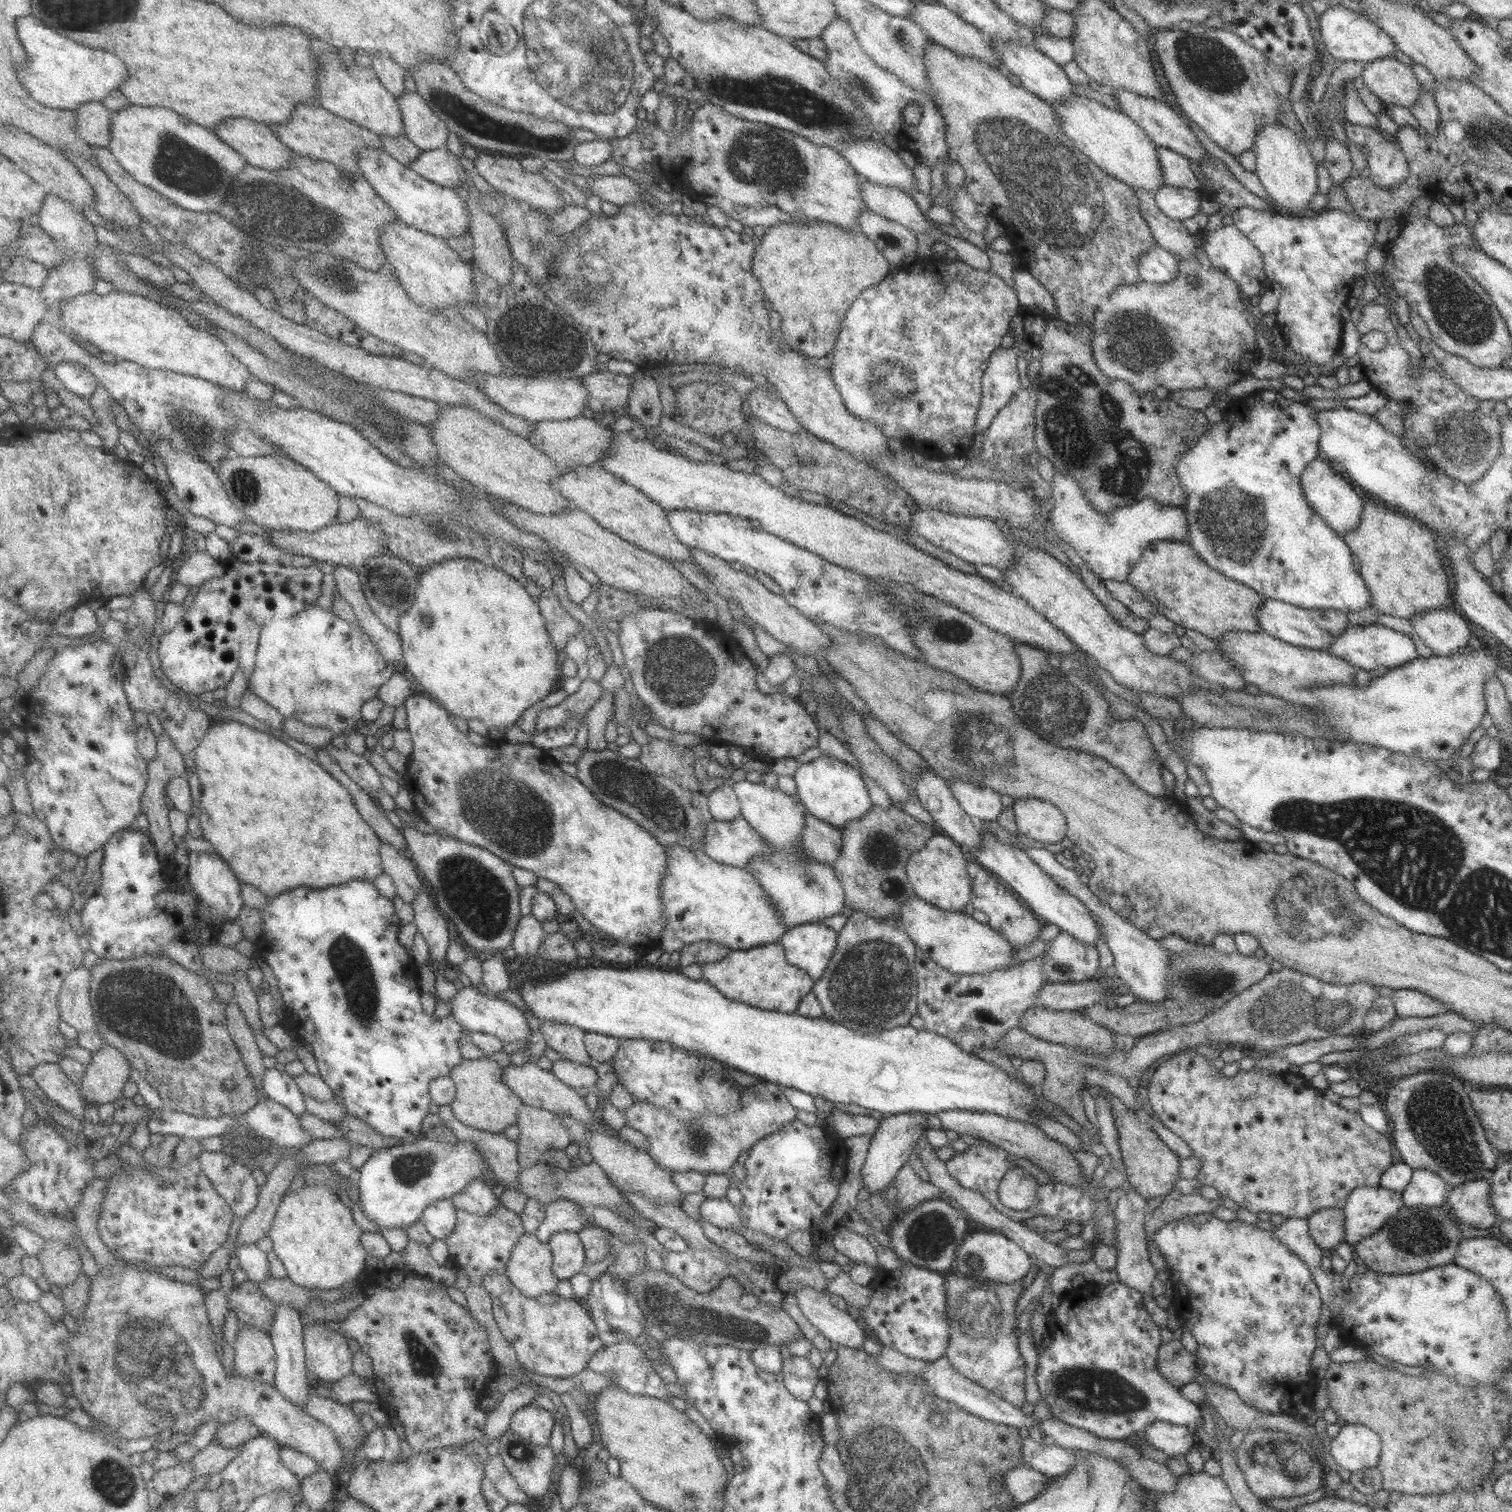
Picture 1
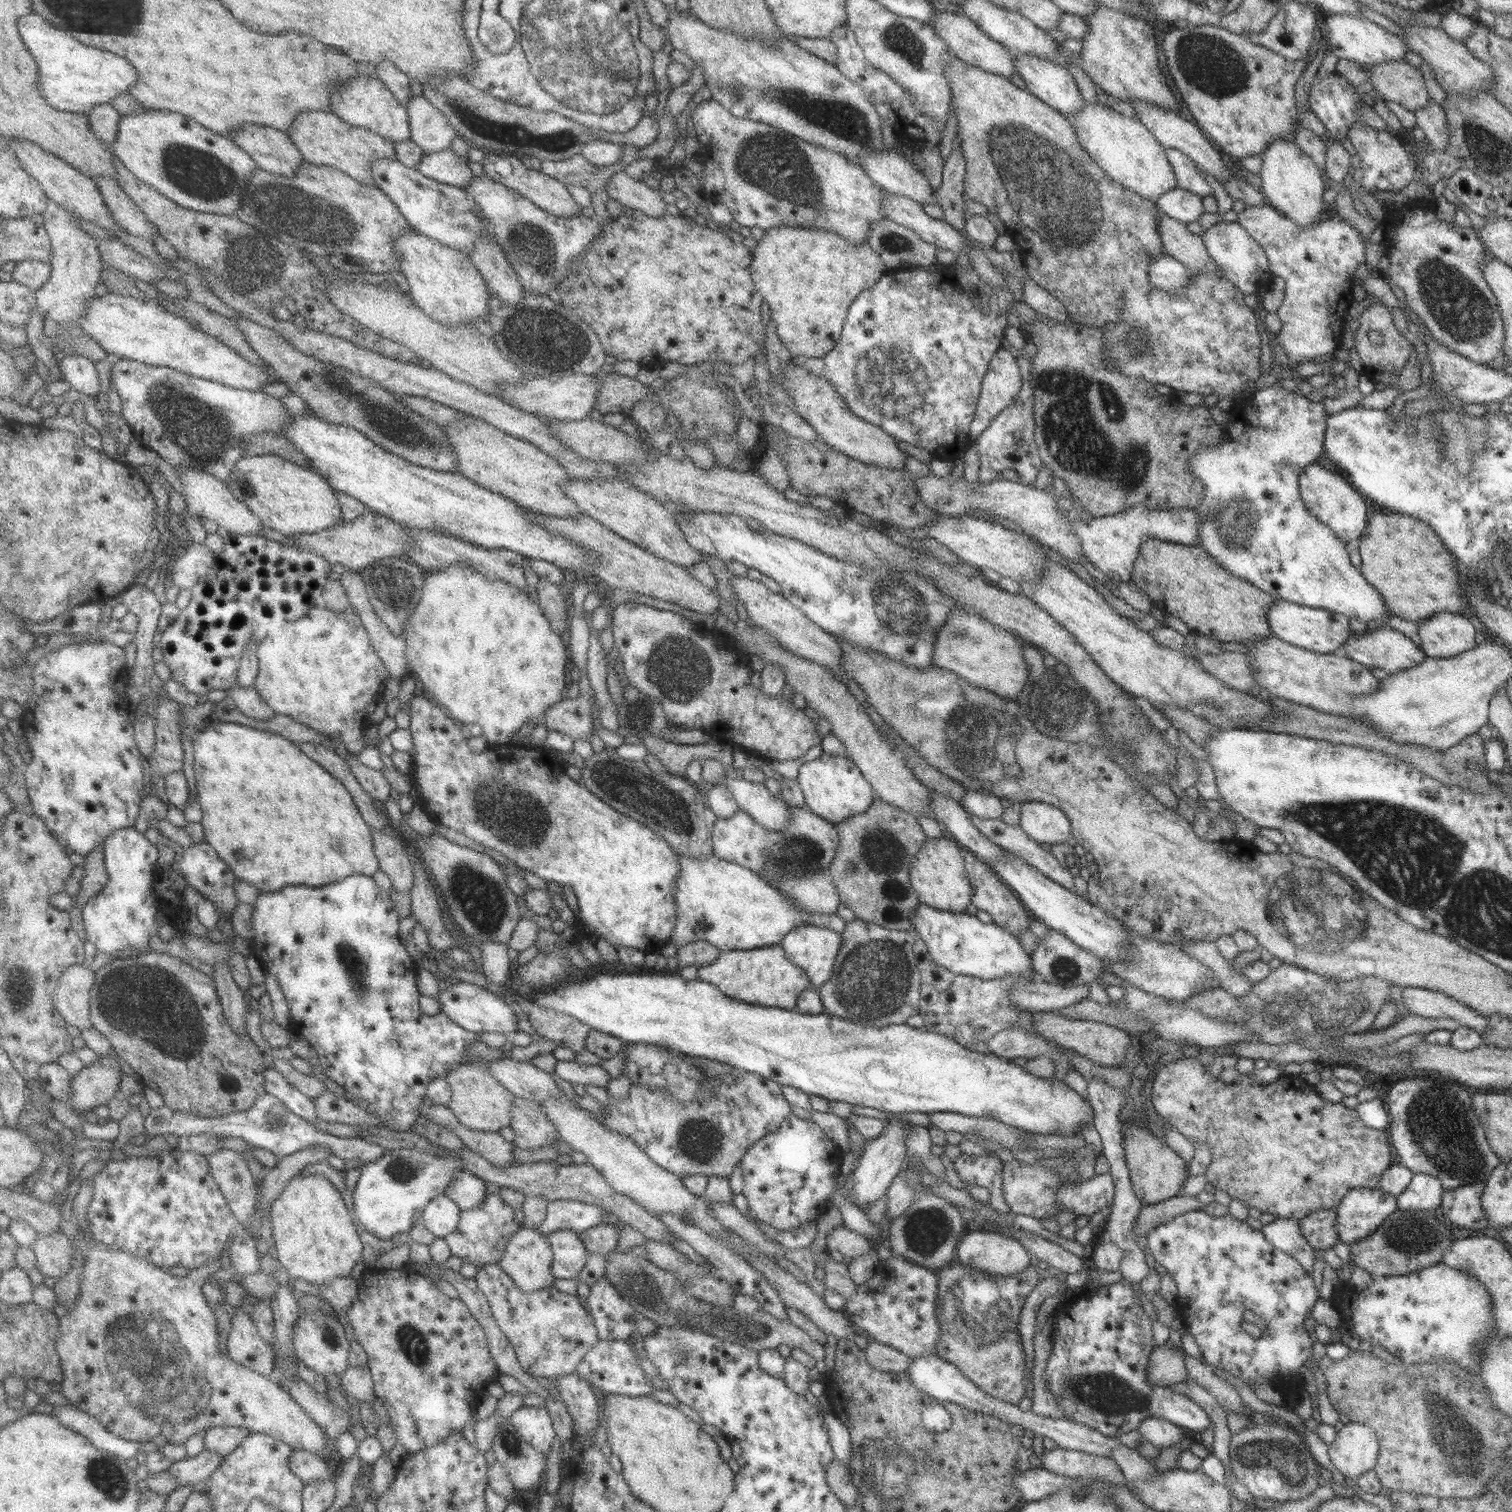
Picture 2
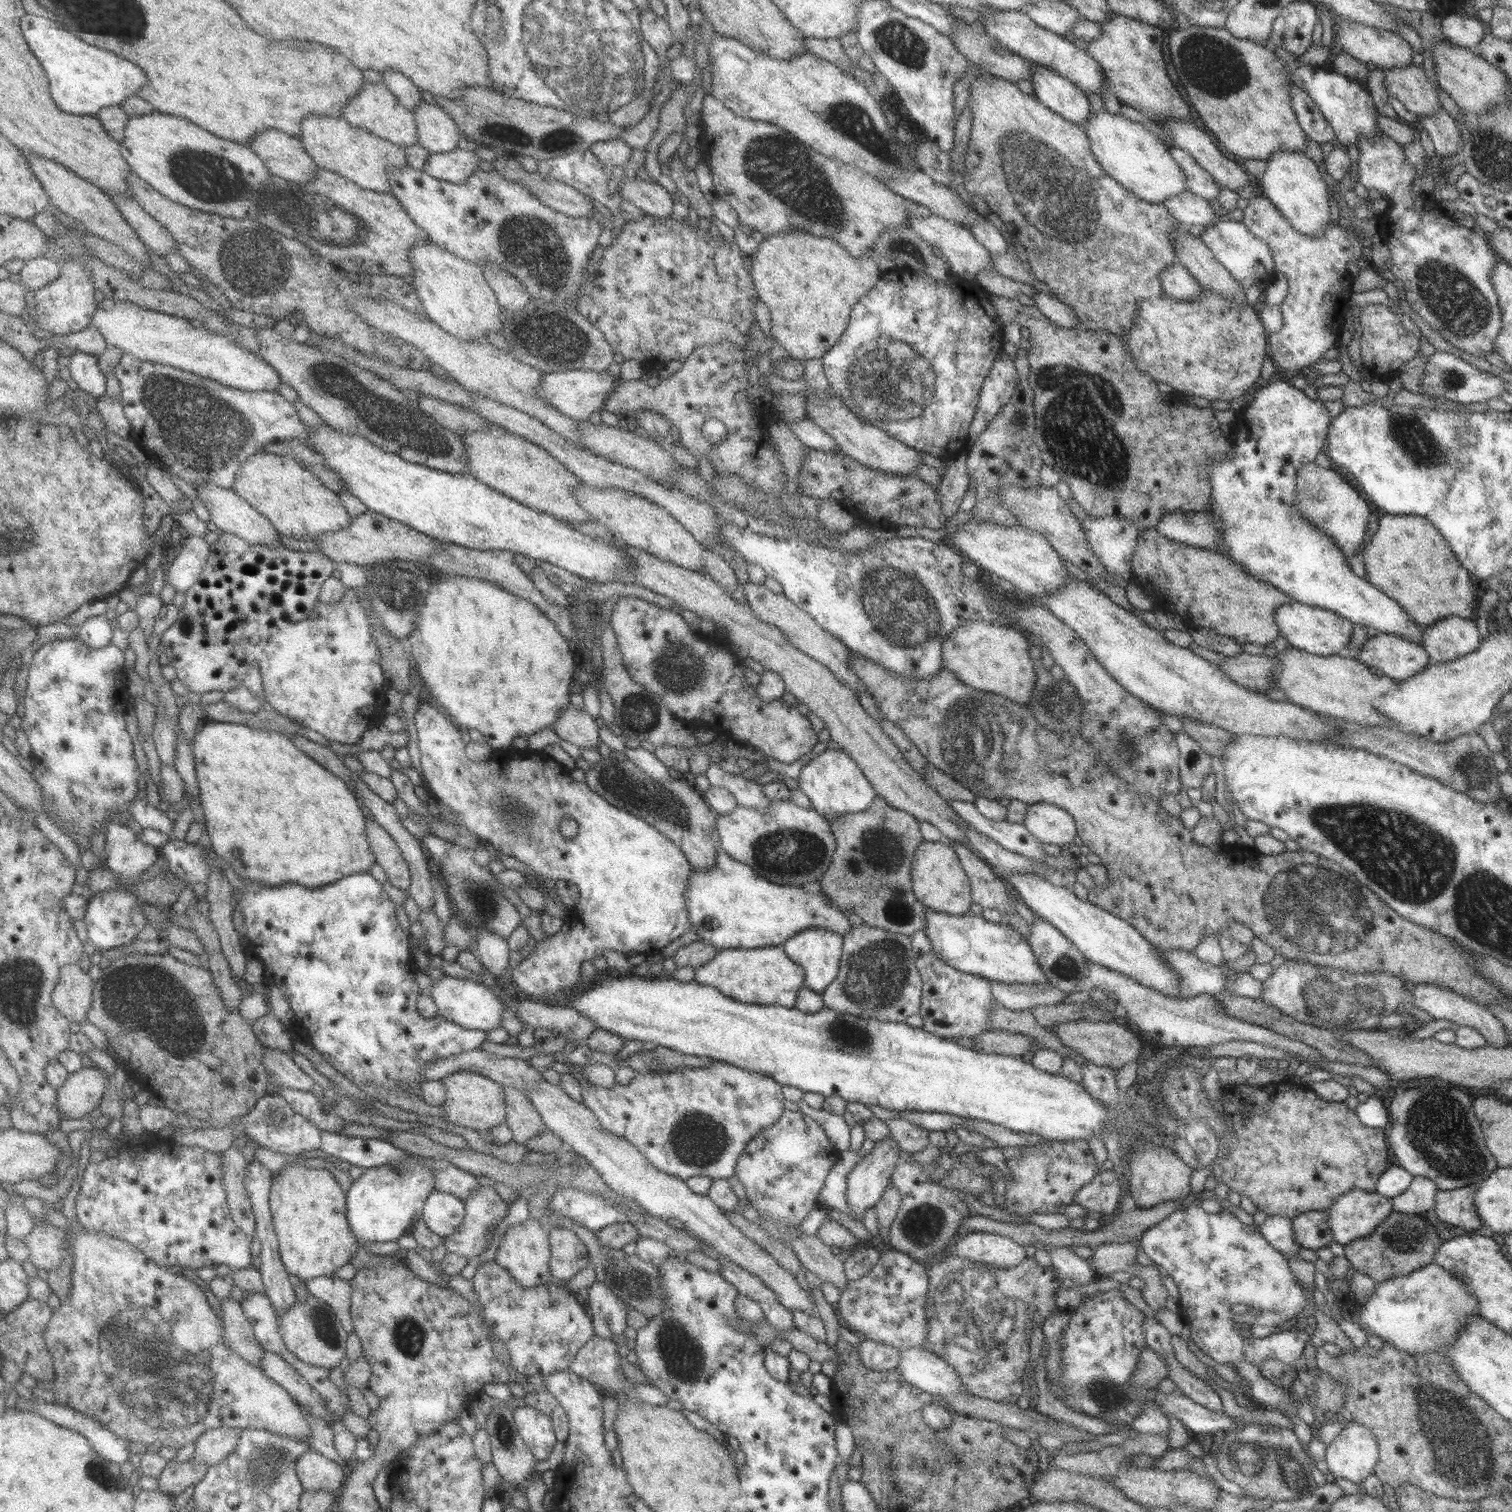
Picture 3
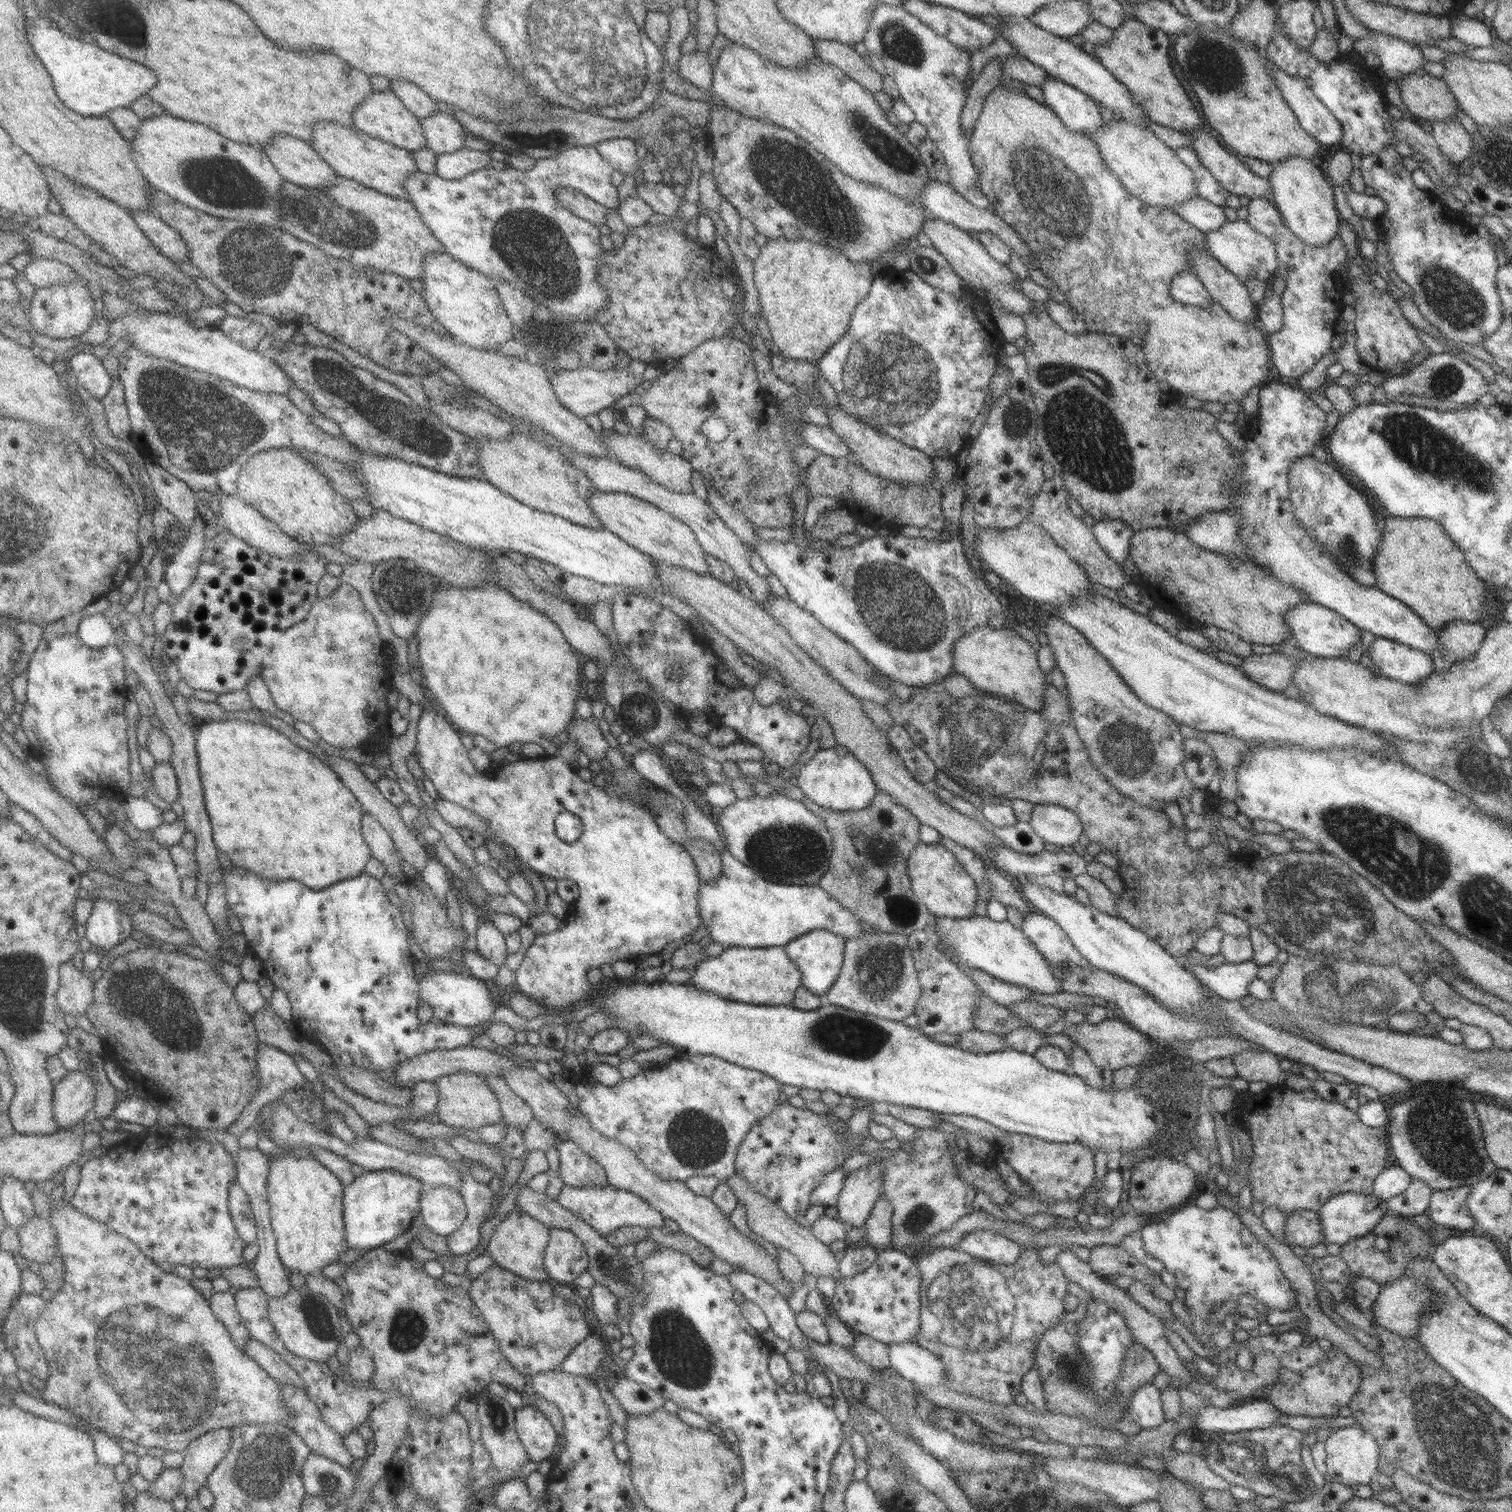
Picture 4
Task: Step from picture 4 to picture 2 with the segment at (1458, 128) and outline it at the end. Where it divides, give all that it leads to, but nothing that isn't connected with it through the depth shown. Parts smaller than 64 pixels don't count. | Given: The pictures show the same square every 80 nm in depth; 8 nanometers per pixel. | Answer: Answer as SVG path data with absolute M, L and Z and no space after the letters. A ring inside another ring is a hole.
M1431 98L1426 106L1415 110L1417 118L1417 131L1434 145L1434 148L1444 150L1450 136L1449 128L1446 124L1446 113L1441 104L1436 103Z

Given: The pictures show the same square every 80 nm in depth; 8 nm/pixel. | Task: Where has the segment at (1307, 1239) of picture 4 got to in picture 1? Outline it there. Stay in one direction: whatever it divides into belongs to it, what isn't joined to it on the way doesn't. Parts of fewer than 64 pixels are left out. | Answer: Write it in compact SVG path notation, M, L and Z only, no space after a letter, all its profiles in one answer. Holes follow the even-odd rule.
M1326 1207L1319 1209L1307 1220L1310 1237L1320 1248L1335 1250L1345 1242L1344 1210Z

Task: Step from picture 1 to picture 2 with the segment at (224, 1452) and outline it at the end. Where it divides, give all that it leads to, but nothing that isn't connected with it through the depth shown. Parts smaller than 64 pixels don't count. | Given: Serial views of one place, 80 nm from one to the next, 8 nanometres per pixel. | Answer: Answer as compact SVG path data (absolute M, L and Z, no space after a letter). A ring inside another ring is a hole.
M205 1449L196 1458L187 1458L175 1463L172 1469L168 1471L172 1471L176 1475L182 1486L187 1484L194 1486L210 1480L216 1471L224 1465L224 1461L226 1458L223 1454Z

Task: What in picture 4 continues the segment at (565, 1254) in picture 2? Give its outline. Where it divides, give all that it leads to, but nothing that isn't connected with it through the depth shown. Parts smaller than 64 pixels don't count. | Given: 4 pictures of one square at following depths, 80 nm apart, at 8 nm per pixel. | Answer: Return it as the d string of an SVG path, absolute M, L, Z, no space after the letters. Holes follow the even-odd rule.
M567 1229L552 1230L549 1246L546 1247L543 1257L550 1280L557 1284L572 1282L589 1268L585 1244Z

